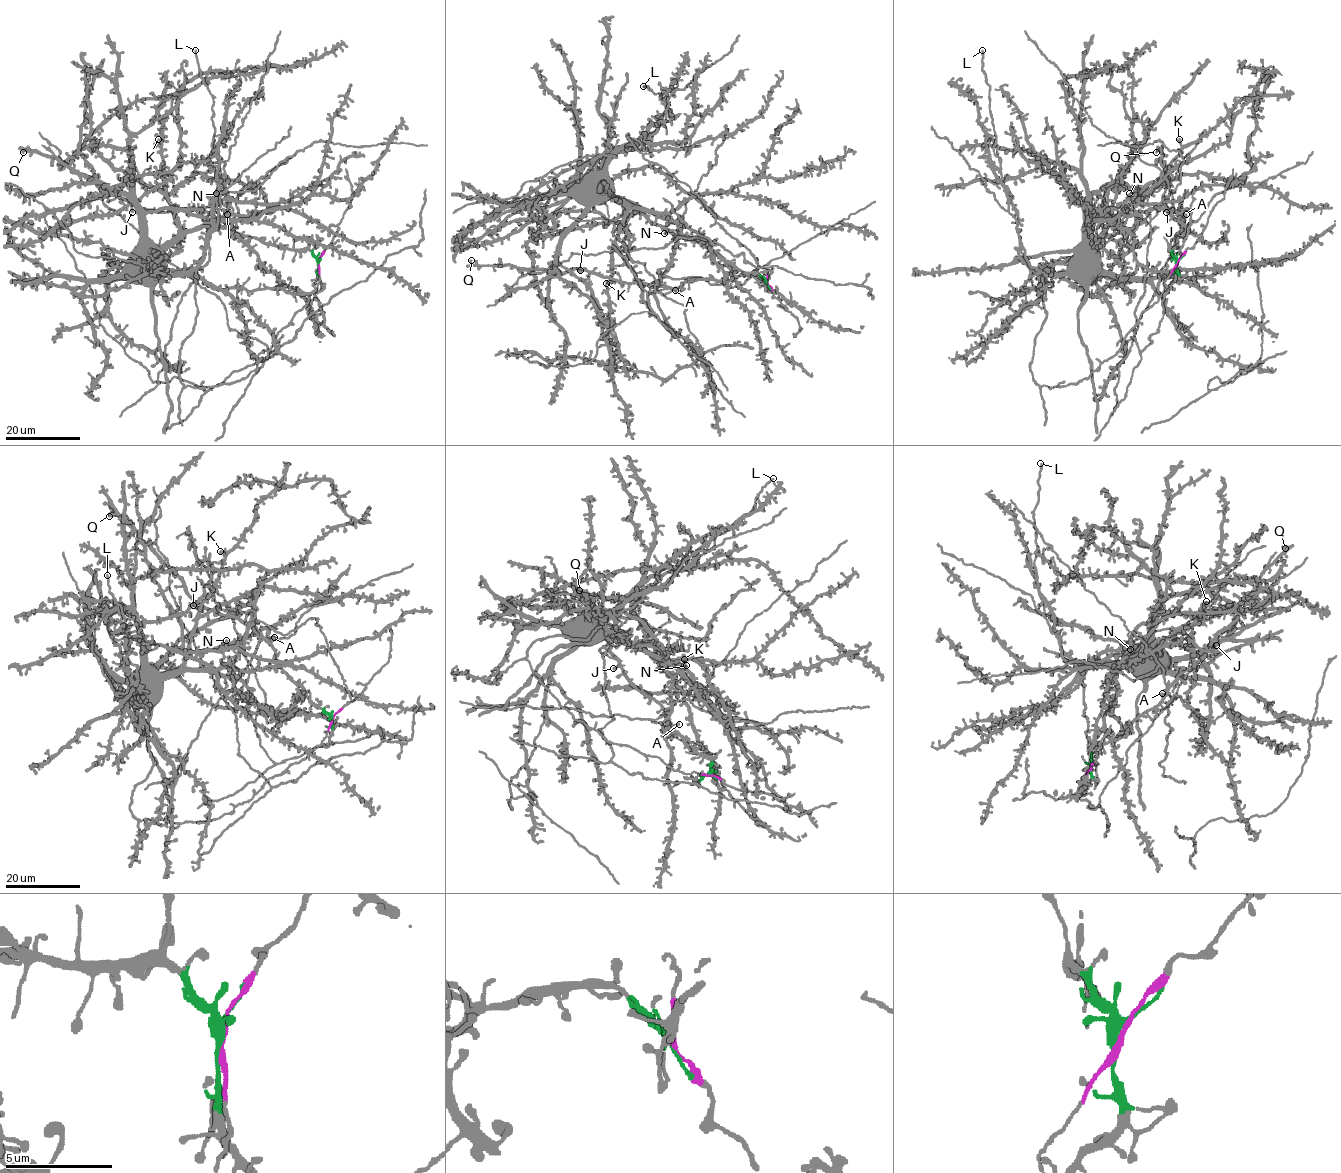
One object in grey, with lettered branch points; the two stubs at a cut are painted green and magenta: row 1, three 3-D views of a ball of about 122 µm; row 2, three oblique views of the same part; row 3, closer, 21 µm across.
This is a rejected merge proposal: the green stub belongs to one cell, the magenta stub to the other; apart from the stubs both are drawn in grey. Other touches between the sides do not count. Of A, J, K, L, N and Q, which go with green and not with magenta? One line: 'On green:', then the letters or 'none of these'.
On green: A, J, Q

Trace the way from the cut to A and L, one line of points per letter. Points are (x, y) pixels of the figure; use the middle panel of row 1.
A: (766, 281), (759, 274), (742, 273), (727, 281), (687, 280), (672, 289), (675, 290)
L: (766, 281), (767, 268), (705, 203), (649, 162), (626, 136), (645, 150), (668, 104), (643, 85)

